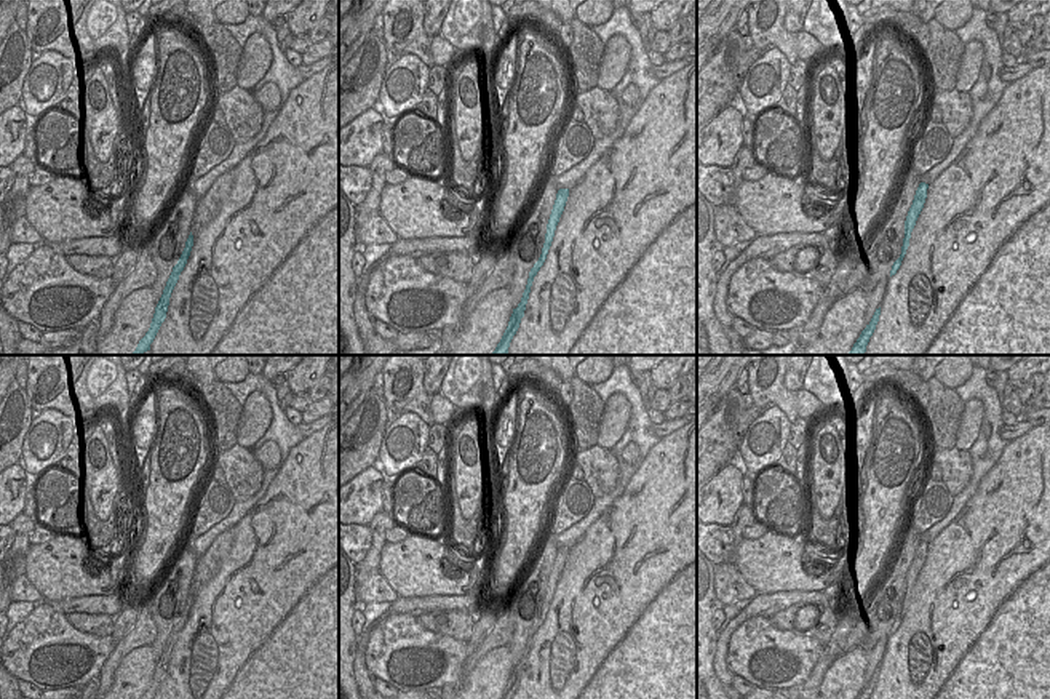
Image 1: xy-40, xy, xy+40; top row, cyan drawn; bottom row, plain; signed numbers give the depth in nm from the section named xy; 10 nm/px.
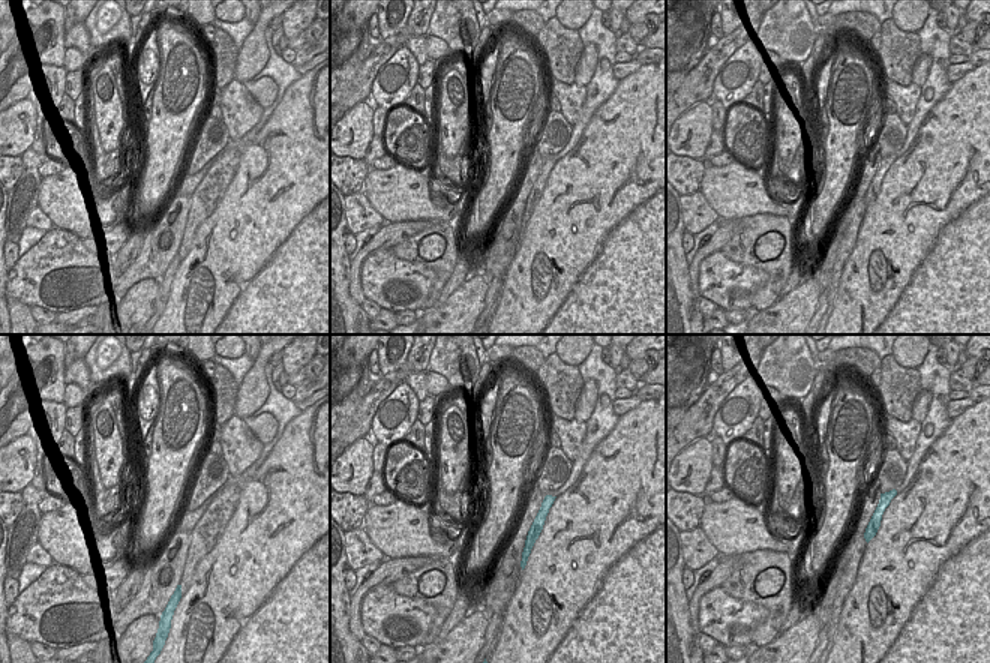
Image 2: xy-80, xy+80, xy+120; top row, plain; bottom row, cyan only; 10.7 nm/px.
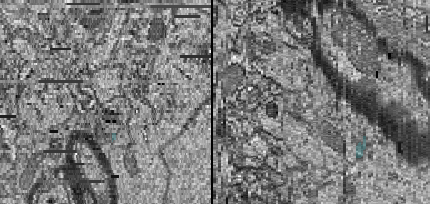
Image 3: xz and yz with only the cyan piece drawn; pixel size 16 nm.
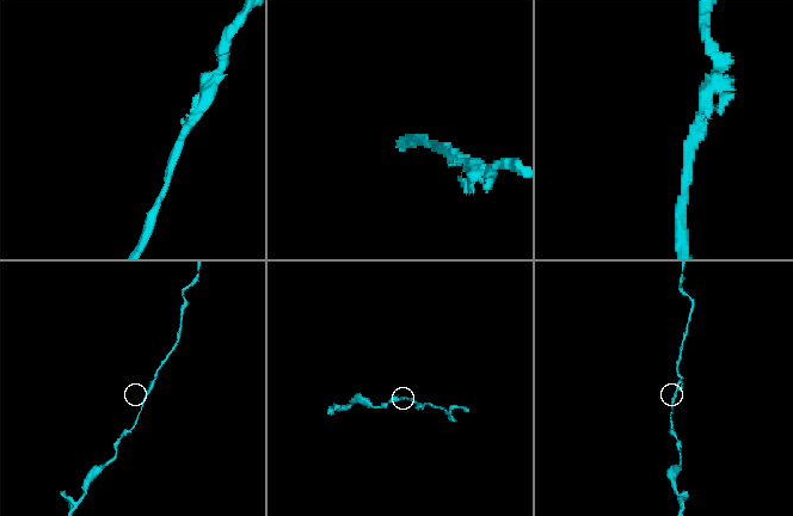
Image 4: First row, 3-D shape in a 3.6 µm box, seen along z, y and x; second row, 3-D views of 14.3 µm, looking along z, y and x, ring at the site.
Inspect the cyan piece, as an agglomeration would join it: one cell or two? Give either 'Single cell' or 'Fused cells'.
Single cell.

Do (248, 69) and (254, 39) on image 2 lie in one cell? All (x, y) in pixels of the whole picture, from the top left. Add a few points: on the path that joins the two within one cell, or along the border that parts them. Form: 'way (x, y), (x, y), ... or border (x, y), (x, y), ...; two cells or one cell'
way (249, 62), (254, 47); one cell

